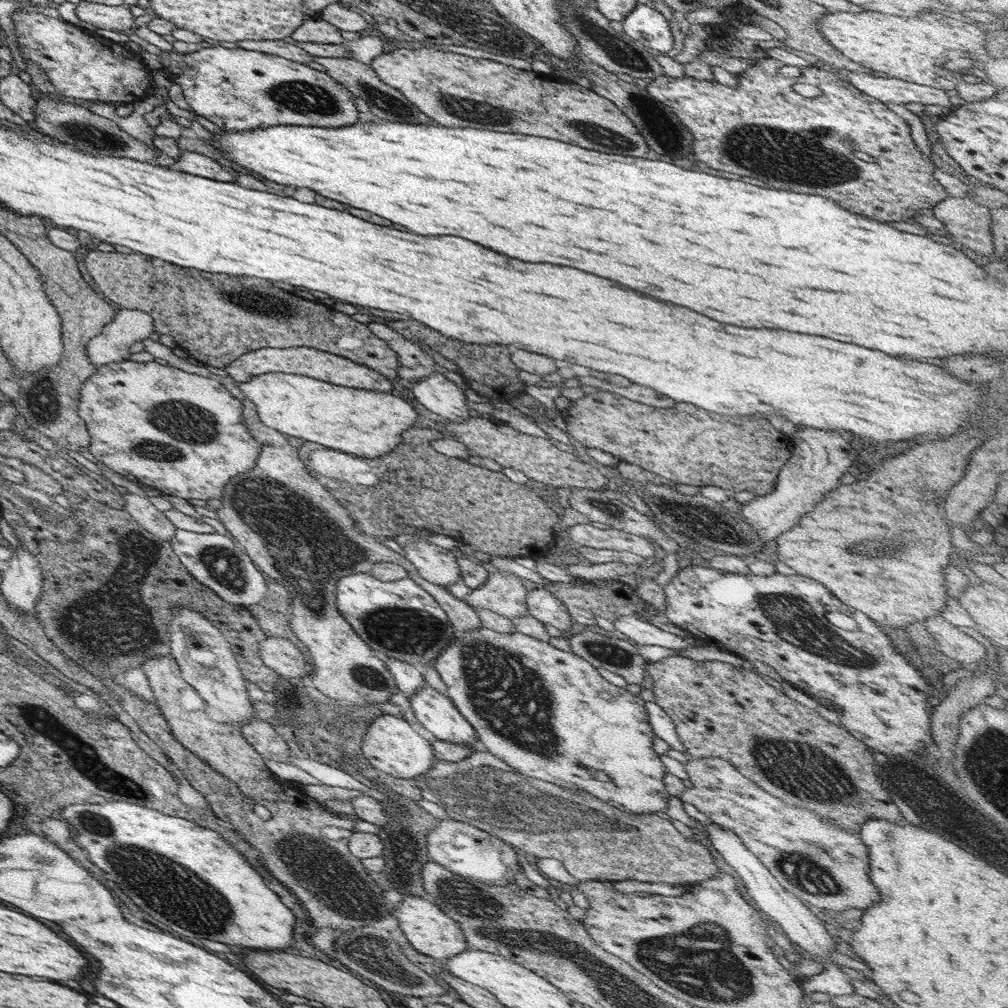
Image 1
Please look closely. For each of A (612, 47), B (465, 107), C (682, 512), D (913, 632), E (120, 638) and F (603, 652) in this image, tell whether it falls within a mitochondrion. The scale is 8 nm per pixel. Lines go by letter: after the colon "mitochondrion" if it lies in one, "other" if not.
A: mitochondrion
B: mitochondrion
C: mitochondrion
D: other
E: mitochondrion
F: mitochondrion

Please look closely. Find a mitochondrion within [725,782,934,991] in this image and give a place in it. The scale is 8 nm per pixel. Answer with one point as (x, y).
(801, 869)

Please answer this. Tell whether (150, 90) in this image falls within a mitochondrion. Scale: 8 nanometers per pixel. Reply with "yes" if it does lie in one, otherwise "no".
no

